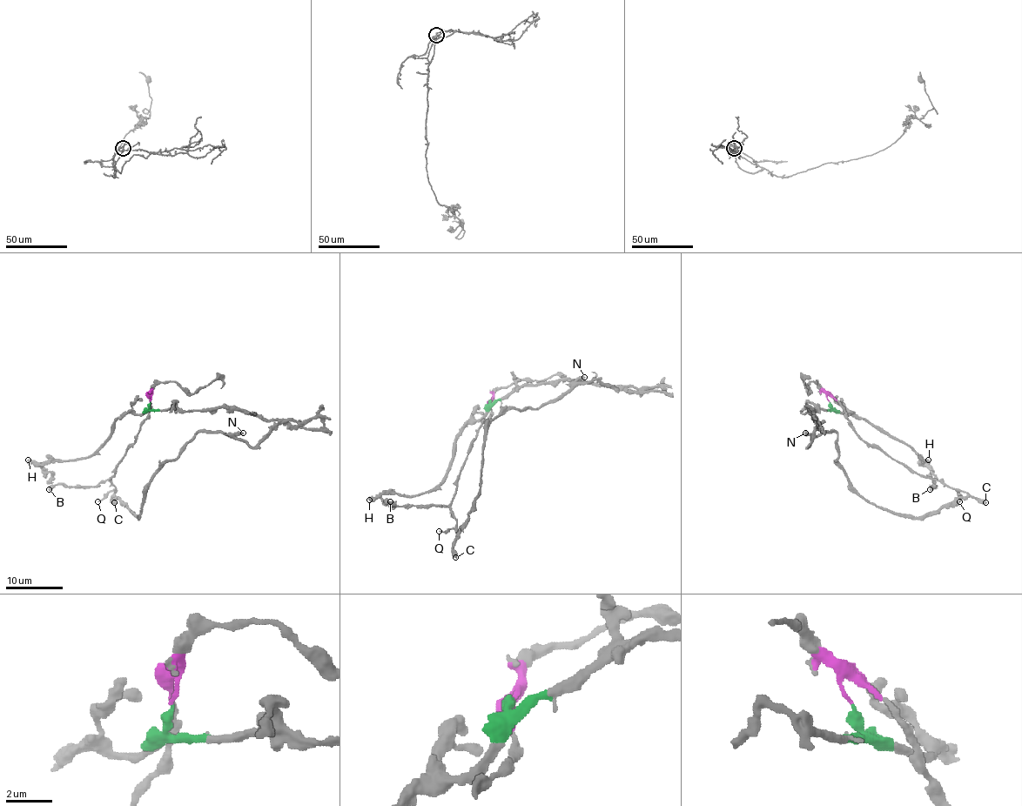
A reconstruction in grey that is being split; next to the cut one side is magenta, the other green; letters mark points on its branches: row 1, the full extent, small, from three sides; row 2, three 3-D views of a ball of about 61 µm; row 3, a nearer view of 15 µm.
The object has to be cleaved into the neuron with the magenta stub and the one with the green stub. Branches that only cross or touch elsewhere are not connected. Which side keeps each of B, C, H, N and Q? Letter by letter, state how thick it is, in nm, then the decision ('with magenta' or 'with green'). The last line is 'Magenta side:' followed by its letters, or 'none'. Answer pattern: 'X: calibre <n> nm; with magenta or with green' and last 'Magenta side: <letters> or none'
B: calibre 500 nm; with magenta
C: calibre 600 nm; with magenta
H: calibre 550 nm; with green
N: calibre 400 nm; with magenta
Q: calibre 180 nm; with magenta
Magenta side: B, C, N, Q

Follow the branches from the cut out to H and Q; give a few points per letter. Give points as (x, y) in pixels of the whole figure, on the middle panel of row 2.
H: (492, 400), (486, 412), (459, 436), (453, 462), (433, 489), (410, 496), (376, 494), (369, 500)
Q: (490, 400), (492, 415), (481, 425), (461, 466), (450, 506), (456, 525), (444, 532), (439, 530)

